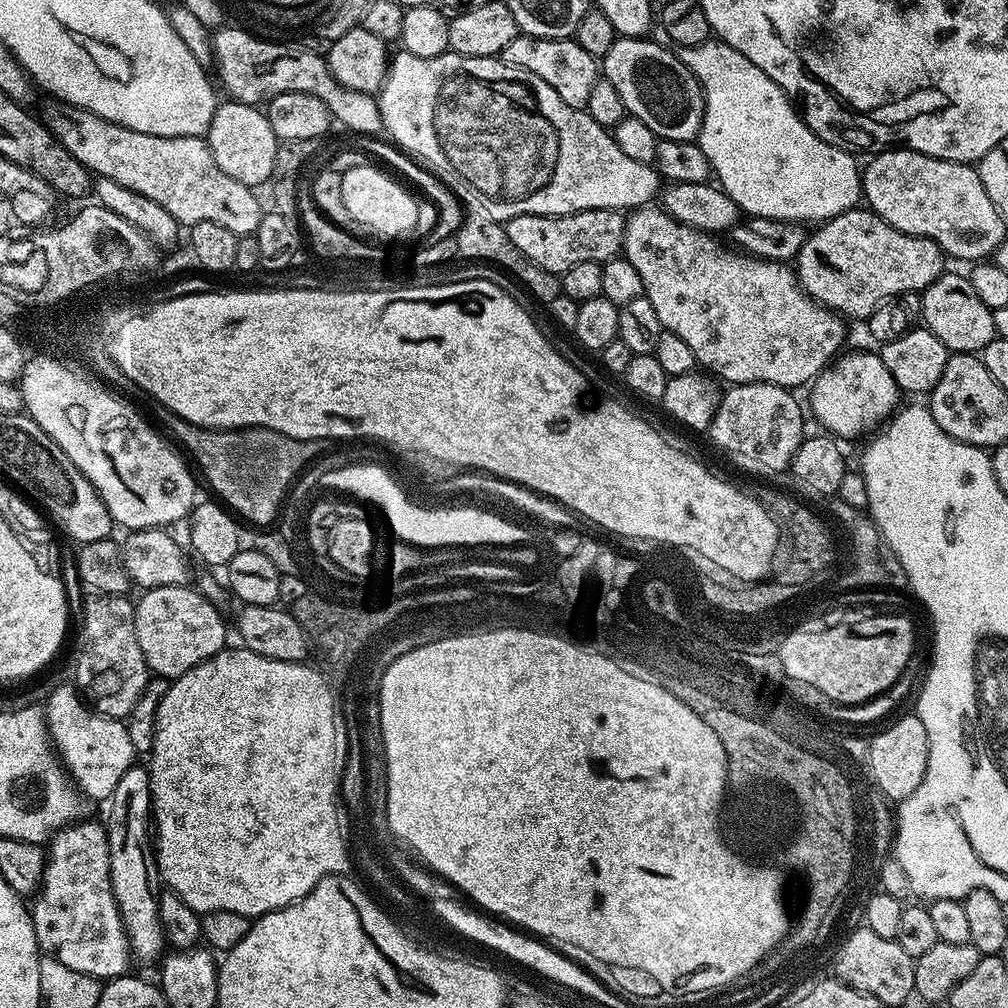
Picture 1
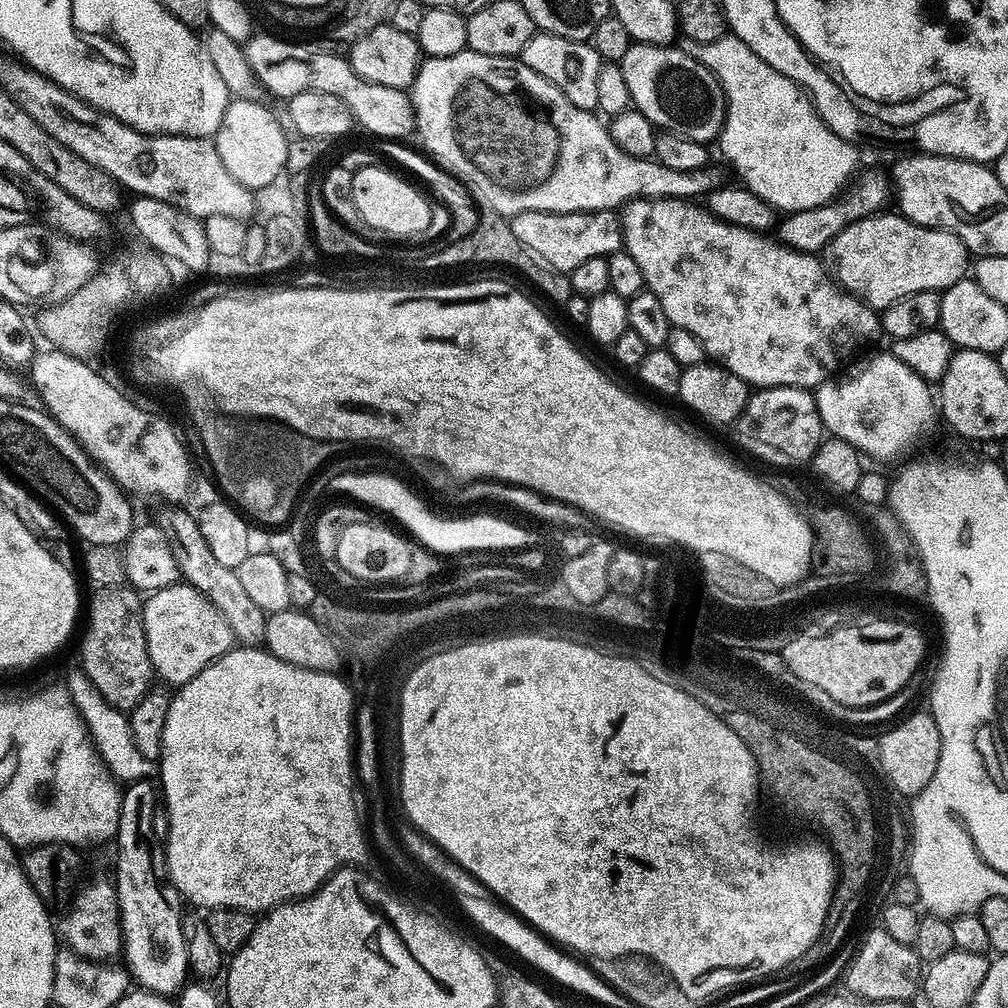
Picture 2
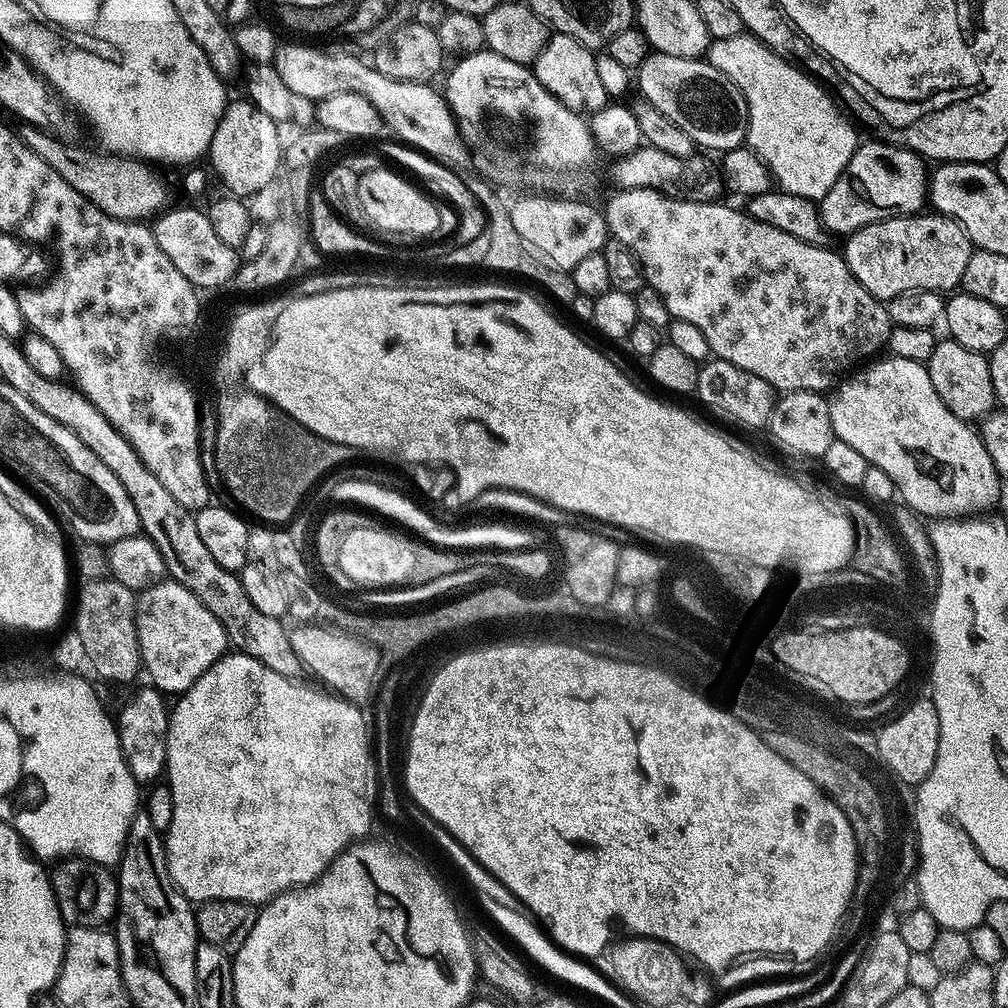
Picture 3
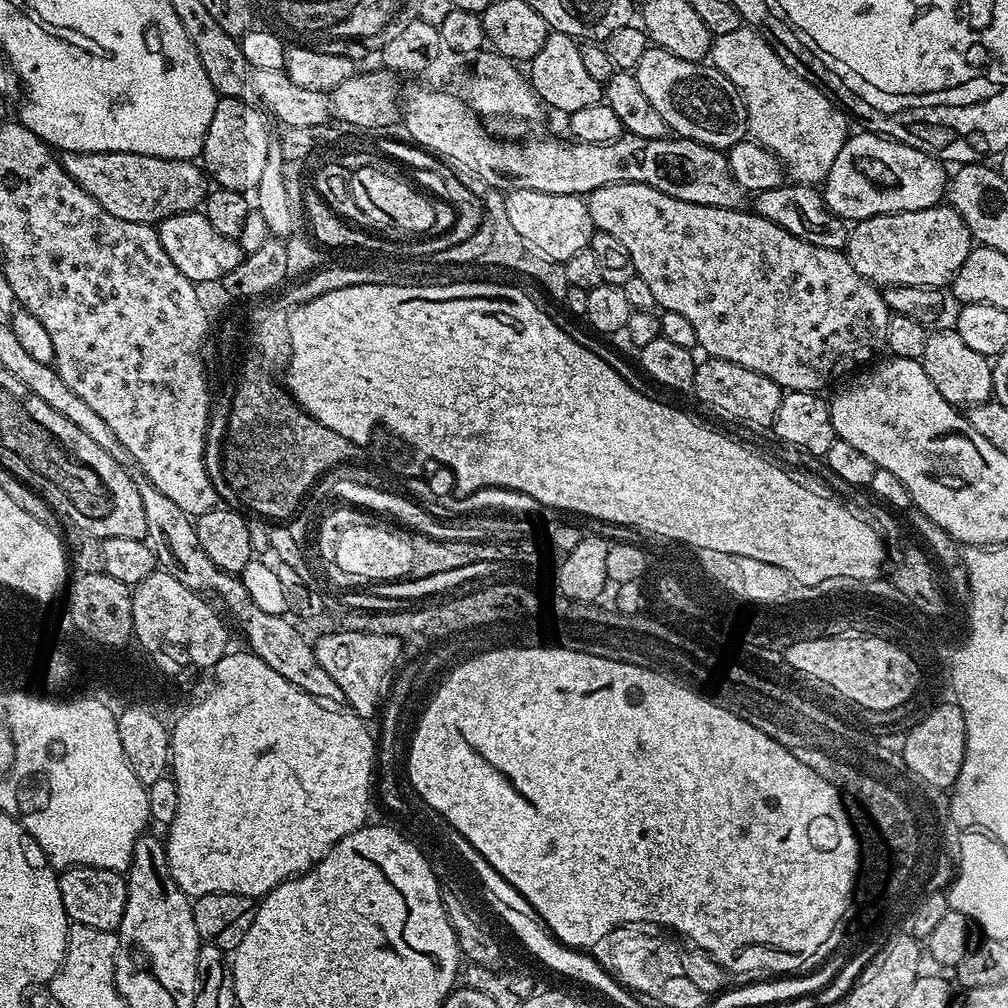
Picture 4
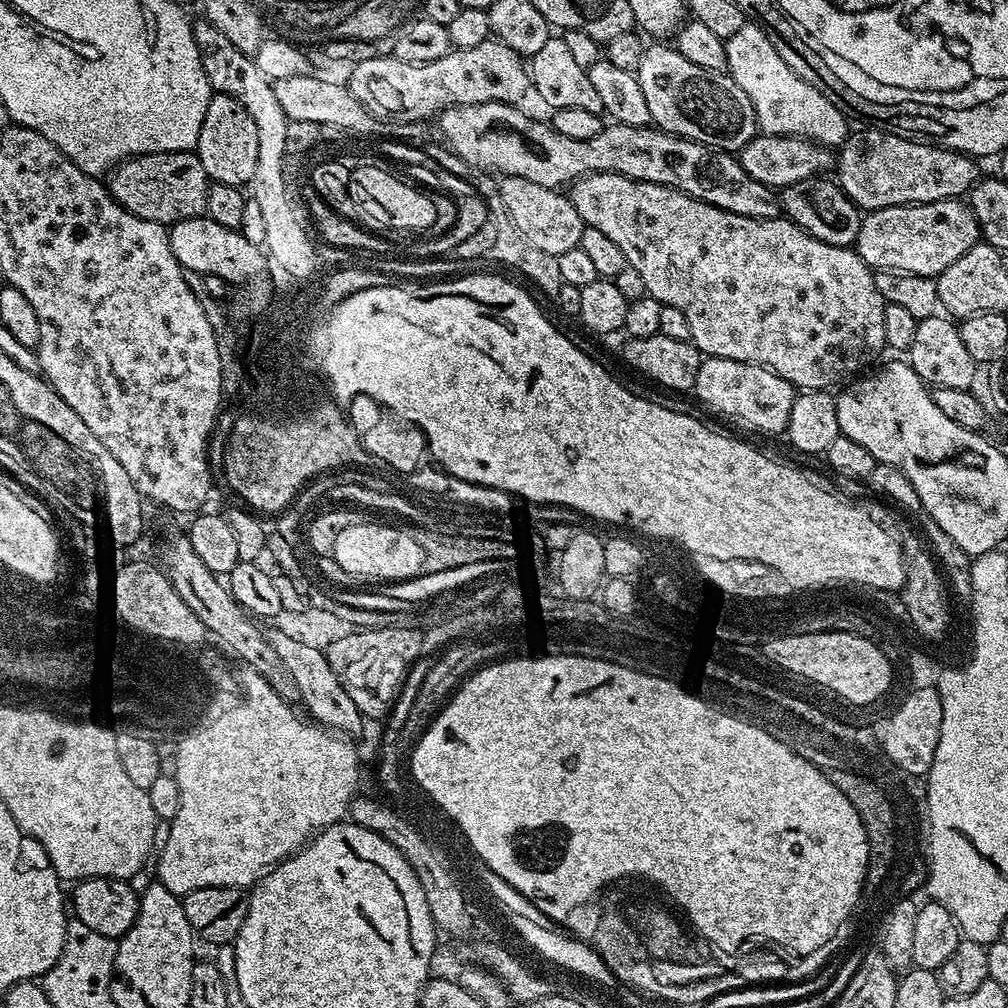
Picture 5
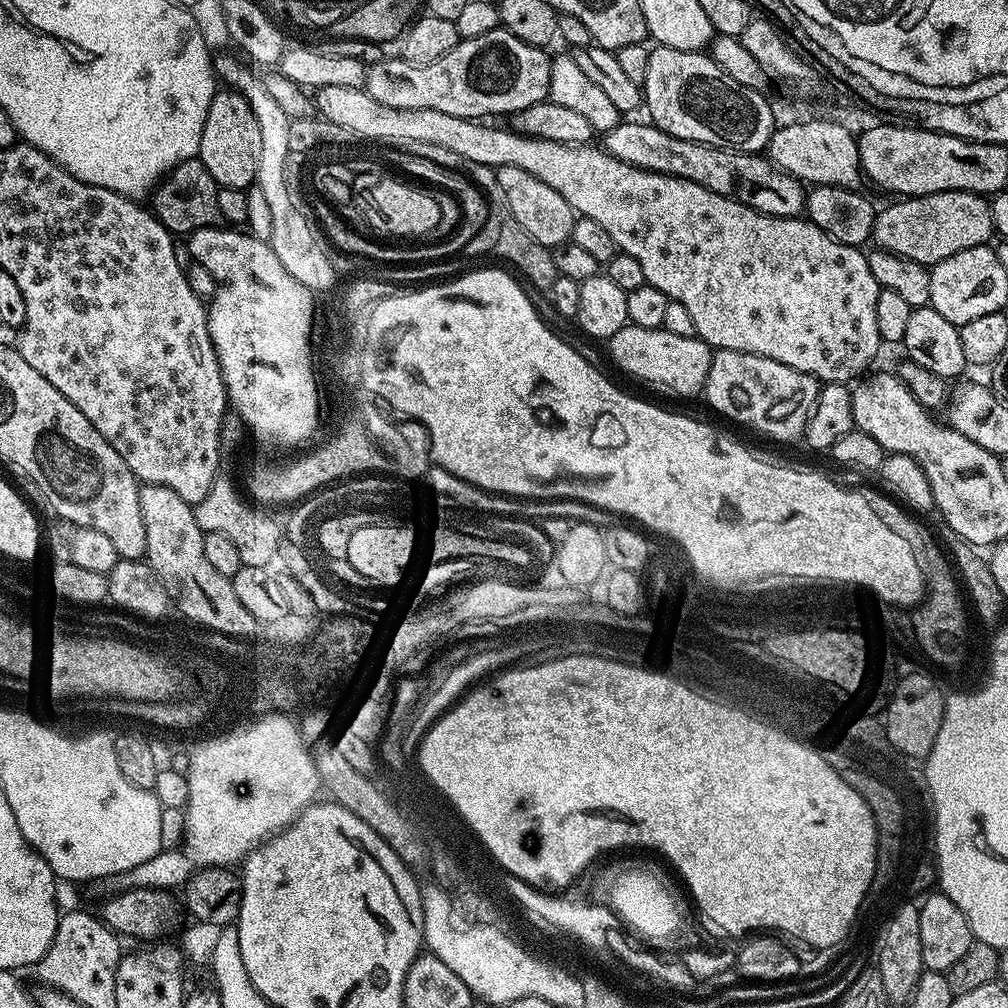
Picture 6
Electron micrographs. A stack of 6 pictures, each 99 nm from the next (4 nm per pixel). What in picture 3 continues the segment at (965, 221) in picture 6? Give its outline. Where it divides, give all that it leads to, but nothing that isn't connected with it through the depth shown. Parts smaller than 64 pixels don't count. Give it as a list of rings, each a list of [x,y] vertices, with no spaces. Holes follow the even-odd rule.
[[[931,214],[924,216],[891,216],[889,220],[876,220],[872,224],[851,233],[842,247],[842,255],[848,269],[861,286],[881,302],[887,302],[898,294],[906,294],[914,290],[930,290],[941,294],[951,293],[961,287],[966,274],[966,262],[970,262],[974,245],[968,239],[964,229],[949,216]]]

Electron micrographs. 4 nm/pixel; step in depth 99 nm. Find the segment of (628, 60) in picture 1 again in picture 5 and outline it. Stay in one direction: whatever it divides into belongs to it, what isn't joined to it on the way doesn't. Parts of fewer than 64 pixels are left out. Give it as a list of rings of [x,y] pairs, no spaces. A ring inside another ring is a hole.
[[[649,43],[635,72],[642,94],[646,94],[646,106],[650,106],[652,124],[674,136],[685,136],[730,153],[747,146],[758,135],[758,125],[746,90],[742,90],[727,71],[715,72],[706,70],[706,66],[694,66],[679,48],[667,48],[664,44],[667,43]]]

